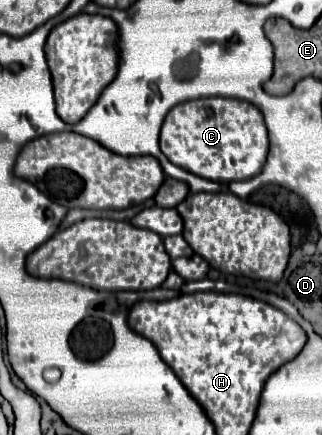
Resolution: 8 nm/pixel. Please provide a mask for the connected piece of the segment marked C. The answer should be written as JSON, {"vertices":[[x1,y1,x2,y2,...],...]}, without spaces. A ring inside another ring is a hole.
{"vertices":[[198,98,174,106,160,132,160,150,168,160,196,176,226,184,262,172,268,156,268,130,262,112,236,98]]}

